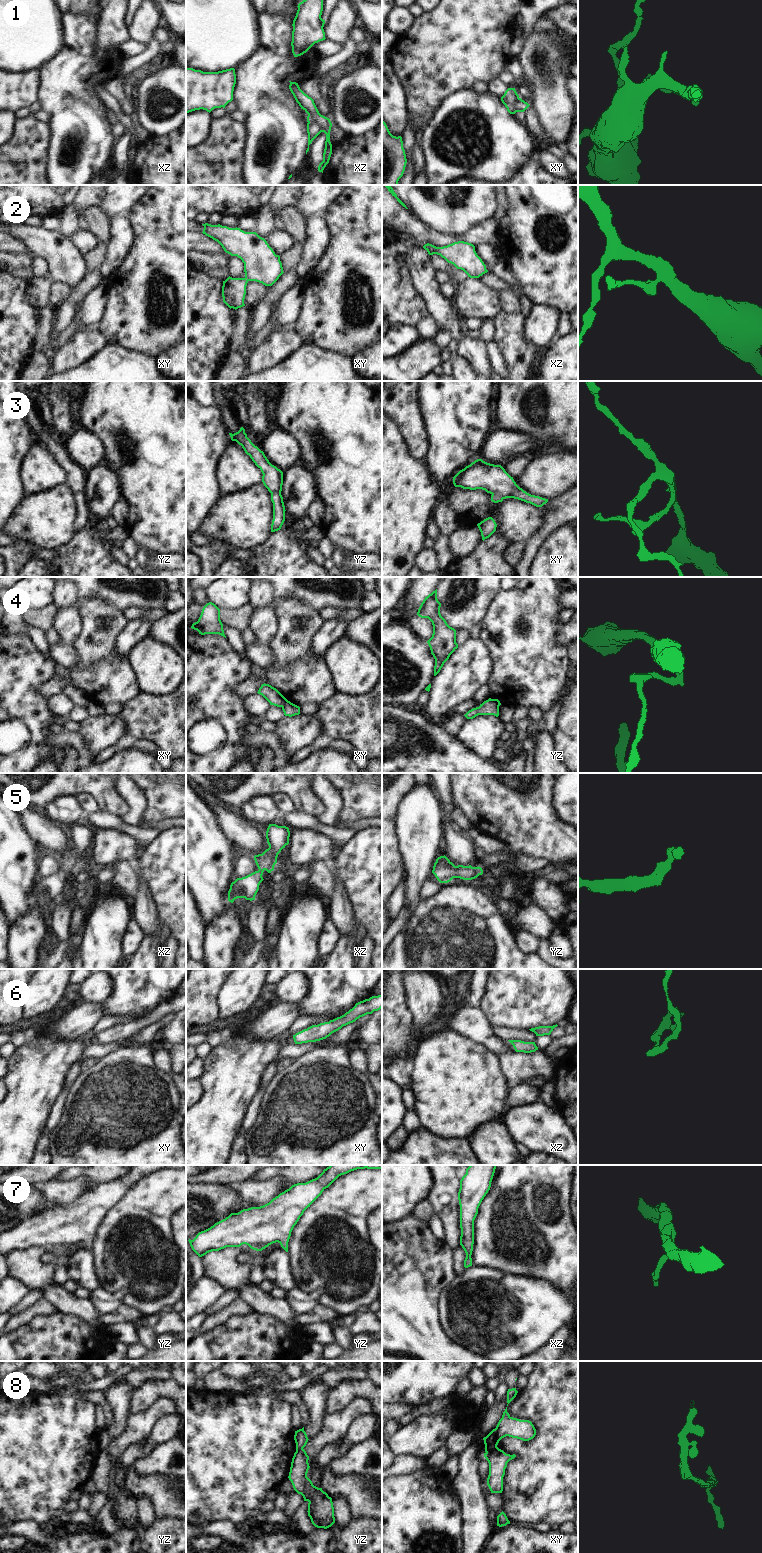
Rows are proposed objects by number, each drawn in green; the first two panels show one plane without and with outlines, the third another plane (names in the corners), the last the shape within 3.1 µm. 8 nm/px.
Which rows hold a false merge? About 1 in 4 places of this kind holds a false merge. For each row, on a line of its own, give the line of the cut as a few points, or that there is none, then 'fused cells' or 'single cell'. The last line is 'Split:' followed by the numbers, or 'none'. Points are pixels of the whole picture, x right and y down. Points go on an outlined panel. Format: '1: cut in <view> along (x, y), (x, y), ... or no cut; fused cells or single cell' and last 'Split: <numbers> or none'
1: cut in xz along (308, 121), (314, 121), (322, 131); fused cells
2: no cut; single cell
3: no cut; single cell
4: cut in xy along (287, 700), (286, 704), (282, 707); fused cells
5: no cut; single cell
6: no cut; single cell
7: no cut; single cell
8: cut in xy along (497, 1447), (486, 1452); fused cells
Split: 1, 4, 8

